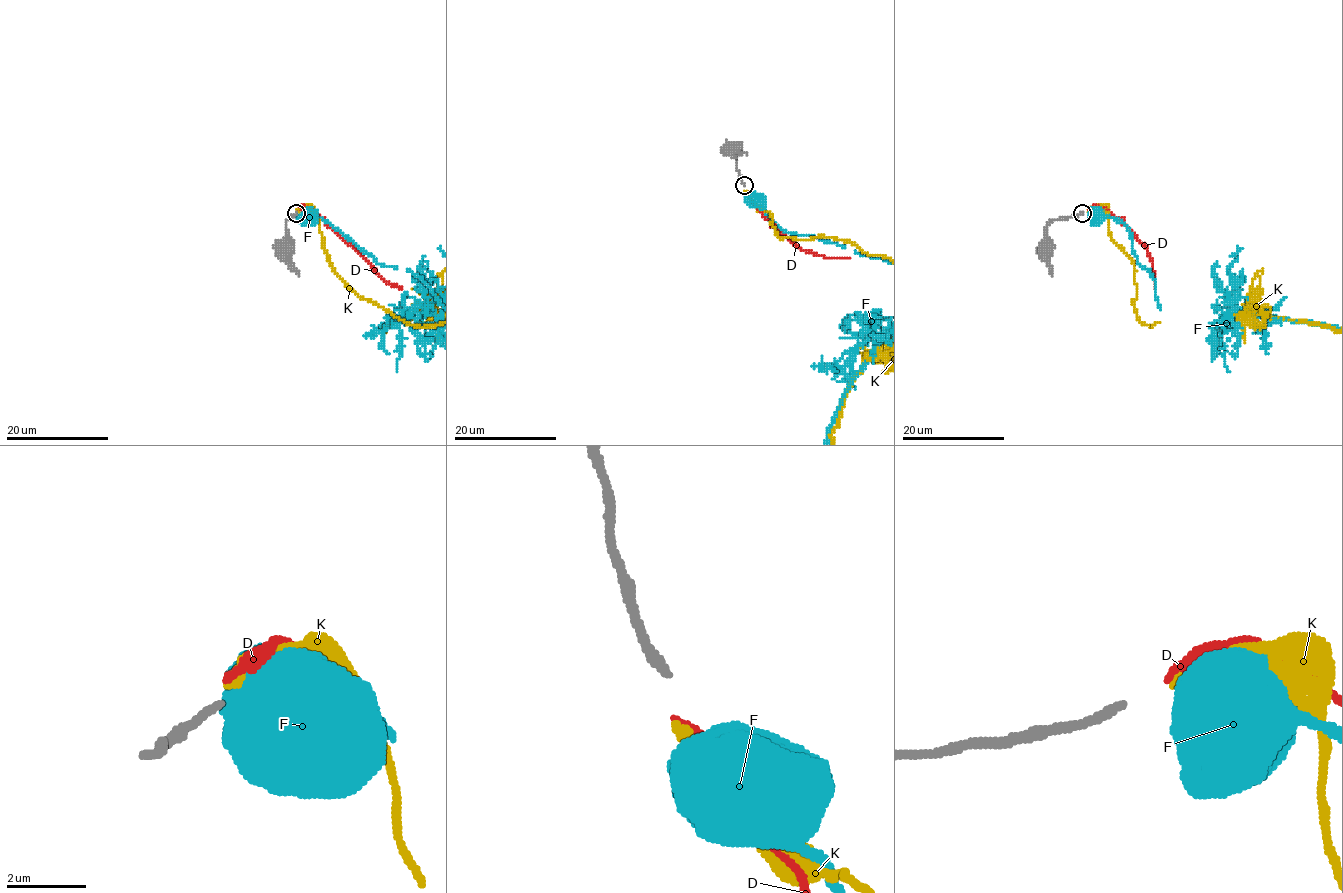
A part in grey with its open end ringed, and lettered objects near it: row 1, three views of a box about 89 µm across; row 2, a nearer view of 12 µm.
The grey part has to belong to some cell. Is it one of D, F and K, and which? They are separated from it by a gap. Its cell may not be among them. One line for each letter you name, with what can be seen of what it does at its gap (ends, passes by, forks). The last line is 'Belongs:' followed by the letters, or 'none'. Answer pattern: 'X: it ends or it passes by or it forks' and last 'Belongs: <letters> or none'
D: it ends
Belongs: D

